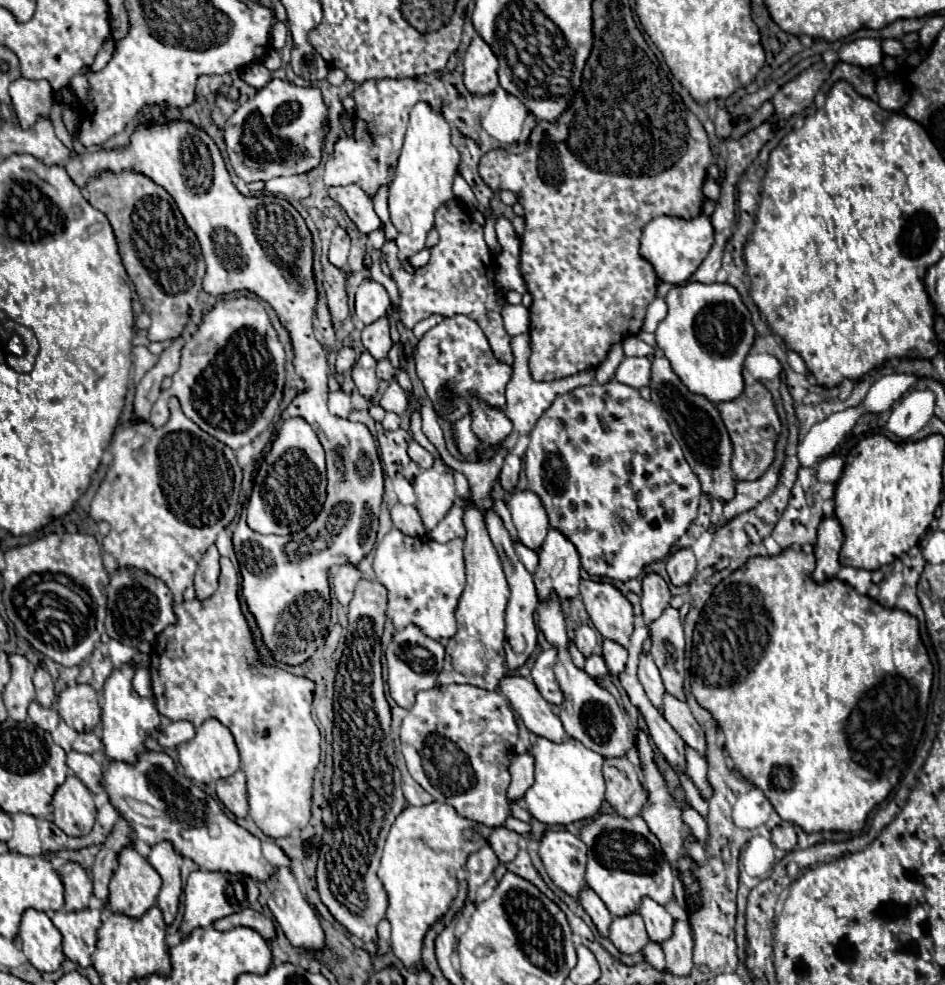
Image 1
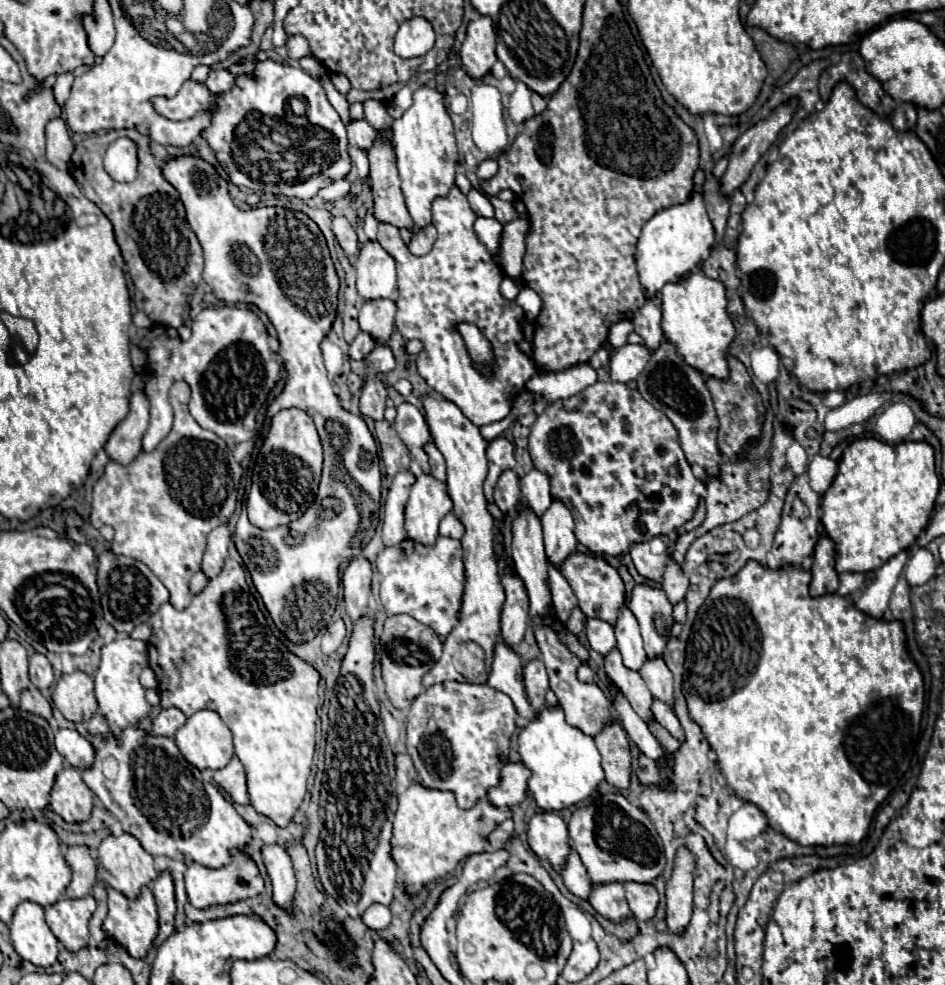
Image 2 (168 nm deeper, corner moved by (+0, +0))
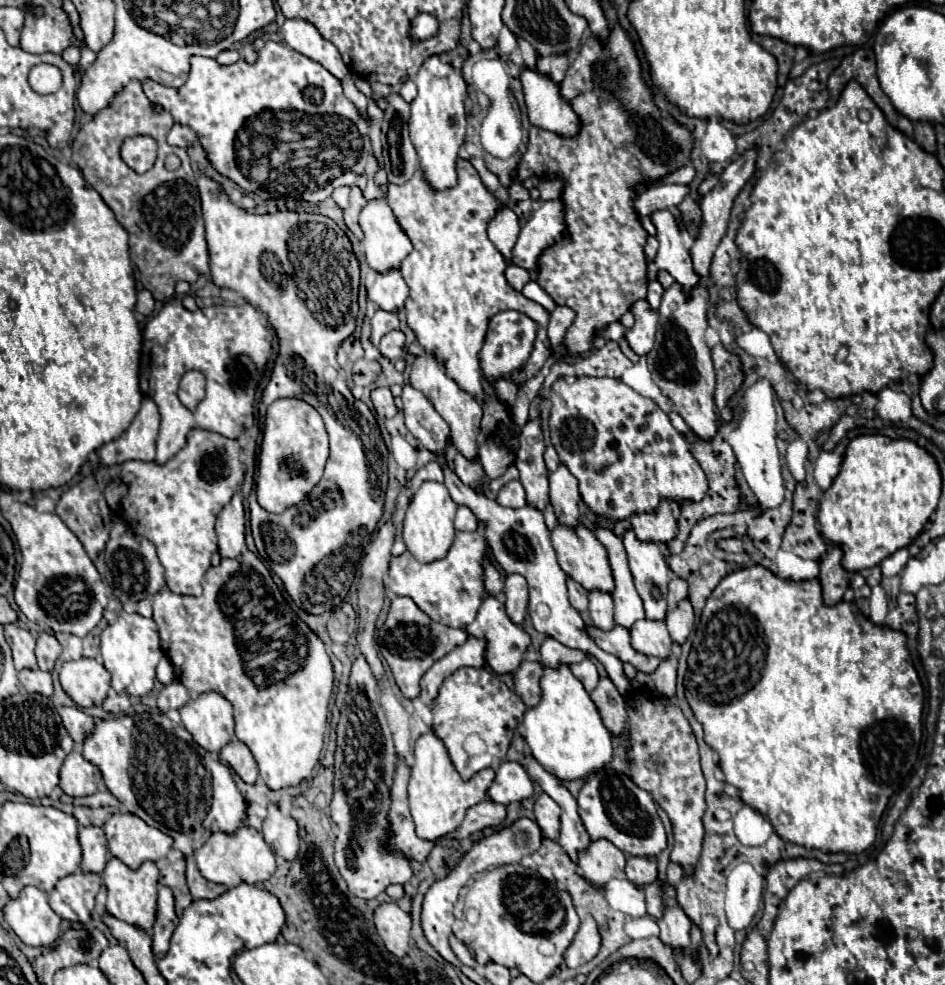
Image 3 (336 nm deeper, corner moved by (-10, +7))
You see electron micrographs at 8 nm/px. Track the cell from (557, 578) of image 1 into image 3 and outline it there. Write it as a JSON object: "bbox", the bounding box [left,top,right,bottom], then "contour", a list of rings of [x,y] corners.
{"bbox":[550,463,580,527],"contour":[[[560,463],[558,469],[550,473],[550,503],[562,525],[572,527],[580,523],[578,499],[580,499],[578,481],[568,471],[568,467]]]}

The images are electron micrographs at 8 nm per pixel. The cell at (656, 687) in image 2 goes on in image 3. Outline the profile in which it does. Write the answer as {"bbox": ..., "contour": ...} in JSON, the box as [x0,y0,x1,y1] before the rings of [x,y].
{"bbox":[630,619,670,657],"contour":[[[640,619],[630,627],[630,641],[632,647],[644,655],[654,657],[668,657],[670,655],[670,635],[664,621],[658,619]]]}

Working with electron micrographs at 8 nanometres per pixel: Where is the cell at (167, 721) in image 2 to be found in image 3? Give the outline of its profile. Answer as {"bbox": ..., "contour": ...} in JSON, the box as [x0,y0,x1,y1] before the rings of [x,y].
{"bbox":[158,679,190,711],"contour":[[[174,679],[172,683],[168,685],[162,685],[160,693],[158,693],[158,707],[162,711],[168,711],[168,709],[180,709],[184,703],[188,703],[190,695],[186,691],[186,687]]]}

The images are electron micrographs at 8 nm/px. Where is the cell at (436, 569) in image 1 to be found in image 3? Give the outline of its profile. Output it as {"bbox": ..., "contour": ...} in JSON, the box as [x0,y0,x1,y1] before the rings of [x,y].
{"bbox":[388,531,486,627],"contour":[[[480,531],[474,533],[456,533],[456,541],[450,547],[448,555],[434,563],[418,563],[408,551],[400,557],[392,557],[390,561],[390,575],[388,575],[388,589],[396,595],[406,595],[432,617],[448,627],[466,627],[476,619],[480,601],[486,593],[484,589],[484,555],[486,555],[486,541]]]}

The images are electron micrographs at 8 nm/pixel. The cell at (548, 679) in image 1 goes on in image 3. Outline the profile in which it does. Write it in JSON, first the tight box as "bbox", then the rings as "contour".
{"bbox":[514,661,542,707],"contour":[[[522,661],[514,671],[514,693],[526,707],[534,707],[540,701],[540,673],[542,663]]]}

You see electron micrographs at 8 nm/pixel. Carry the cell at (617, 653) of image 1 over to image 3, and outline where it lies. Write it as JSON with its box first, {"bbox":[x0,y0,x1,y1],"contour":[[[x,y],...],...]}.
{"bbox":[588,589,614,629],"contour":[[[600,589],[588,591],[588,611],[590,611],[590,617],[596,627],[612,629],[612,625],[614,625],[612,609],[614,609],[614,603],[612,603],[610,593],[604,593]]]}

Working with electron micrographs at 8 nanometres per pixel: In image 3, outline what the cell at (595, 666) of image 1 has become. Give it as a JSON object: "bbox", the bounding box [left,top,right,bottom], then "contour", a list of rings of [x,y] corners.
{"bbox":[570,659,598,693],"contour":[[[590,659],[574,663],[574,665],[570,665],[570,669],[582,681],[582,685],[588,693],[598,685],[598,671],[596,671],[596,665]]]}

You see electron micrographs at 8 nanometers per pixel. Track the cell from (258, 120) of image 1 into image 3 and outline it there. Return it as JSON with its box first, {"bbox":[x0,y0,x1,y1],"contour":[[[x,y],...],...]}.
{"bbox":[142,41,372,203],"contour":[[[266,41],[266,45],[258,51],[258,61],[256,63],[246,63],[244,59],[238,59],[236,63],[232,65],[220,65],[216,59],[208,59],[208,57],[192,57],[190,59],[190,77],[188,81],[174,89],[174,87],[164,87],[152,79],[144,79],[142,81],[142,87],[144,87],[144,93],[146,97],[152,101],[152,103],[158,103],[162,105],[172,117],[176,123],[180,125],[186,125],[190,127],[196,137],[198,137],[198,143],[204,147],[206,151],[206,157],[208,161],[212,163],[212,167],[232,179],[238,187],[242,187],[242,191],[246,193],[254,193],[258,195],[260,199],[280,199],[280,197],[286,197],[288,193],[292,191],[300,191],[302,193],[302,199],[308,201],[308,203],[320,203],[324,199],[328,199],[332,195],[332,191],[336,187],[342,187],[342,185],[354,185],[356,179],[364,173],[364,167],[366,167],[366,159],[372,151],[372,143],[370,143],[370,137],[368,137],[368,131],[370,131],[370,121],[354,107],[352,101],[348,101],[342,93],[342,81],[336,79],[326,67],[322,67],[320,63],[304,57],[302,53],[296,53],[294,49],[290,49],[288,45],[284,43],[276,43],[276,41]]]}

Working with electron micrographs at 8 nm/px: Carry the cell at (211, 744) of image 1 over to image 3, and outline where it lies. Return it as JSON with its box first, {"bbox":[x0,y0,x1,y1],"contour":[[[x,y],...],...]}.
{"bbox":[180,691,234,751],"contour":[[[206,691],[182,705],[180,719],[194,741],[206,751],[220,751],[234,737],[232,705],[216,691]]]}

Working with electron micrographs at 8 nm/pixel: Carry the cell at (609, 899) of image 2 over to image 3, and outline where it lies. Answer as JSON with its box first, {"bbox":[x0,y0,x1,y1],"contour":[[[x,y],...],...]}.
{"bbox":[578,839,626,885],"contour":[[[608,839],[590,841],[590,845],[578,853],[578,865],[582,875],[594,885],[606,885],[612,877],[624,875],[626,855],[614,847]]]}

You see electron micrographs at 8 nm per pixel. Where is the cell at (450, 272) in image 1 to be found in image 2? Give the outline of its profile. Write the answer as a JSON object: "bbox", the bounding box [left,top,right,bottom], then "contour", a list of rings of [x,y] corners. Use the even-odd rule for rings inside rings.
{"bbox":[378,186,536,426],"contour":[[[454,186],[448,196],[432,202],[432,224],[438,228],[438,240],[426,256],[412,256],[406,244],[402,244],[398,228],[390,224],[378,224],[378,242],[396,260],[396,328],[404,338],[420,338],[424,342],[416,360],[420,376],[432,390],[454,402],[472,424],[486,426],[510,414],[510,400],[522,392],[524,382],[536,372],[536,366],[532,356],[518,352],[524,310],[500,294],[504,274],[494,256],[478,240],[472,228],[474,220],[476,214],[466,196]],[[454,322],[472,322],[490,340],[496,354],[492,378],[482,376],[474,368],[462,338],[454,334]]]}

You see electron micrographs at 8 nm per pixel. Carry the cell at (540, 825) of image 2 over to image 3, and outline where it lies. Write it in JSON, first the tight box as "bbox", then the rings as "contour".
{"bbox":[534,793,560,839],"contour":[[[540,793],[540,797],[534,803],[534,815],[536,823],[540,825],[546,839],[556,839],[560,833],[560,807],[558,803],[548,797],[546,793]]]}

